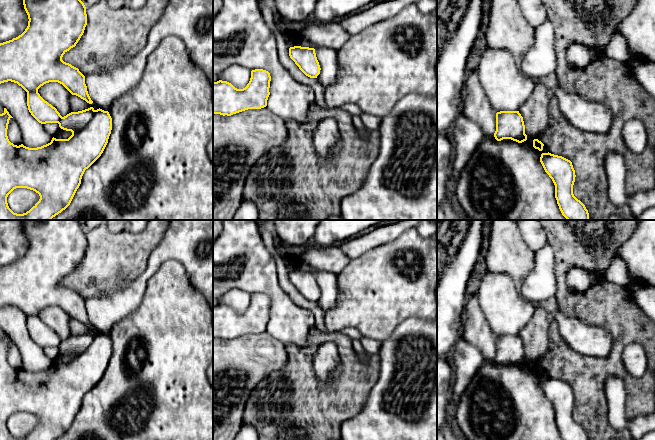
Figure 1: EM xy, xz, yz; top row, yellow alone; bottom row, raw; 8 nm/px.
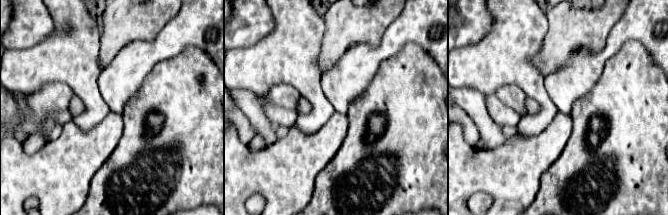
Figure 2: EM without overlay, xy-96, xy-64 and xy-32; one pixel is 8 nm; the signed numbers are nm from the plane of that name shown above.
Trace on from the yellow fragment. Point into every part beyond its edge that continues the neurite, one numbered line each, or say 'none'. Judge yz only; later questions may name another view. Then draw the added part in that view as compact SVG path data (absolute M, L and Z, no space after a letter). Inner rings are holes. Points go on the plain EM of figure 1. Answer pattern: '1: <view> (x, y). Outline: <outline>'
1: yz (507, 312). Outline: M487 271L479 284L478 297L489 326L496 336L519 335L535 312L535 305L517 293L514 281L505 273Z

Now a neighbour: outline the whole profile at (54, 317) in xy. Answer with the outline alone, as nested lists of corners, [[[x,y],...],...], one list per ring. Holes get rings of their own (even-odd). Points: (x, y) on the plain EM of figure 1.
[[[49,306],[38,313],[40,320],[57,333],[62,341],[71,337],[69,321],[71,317],[58,306]]]

